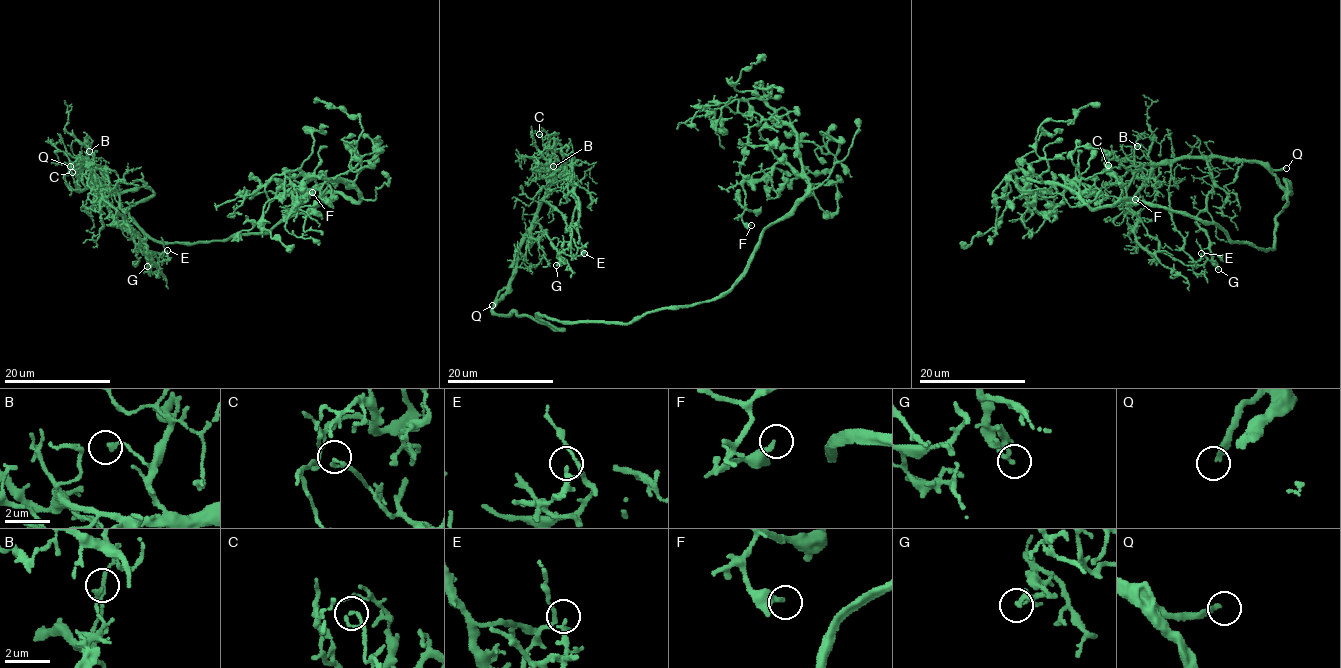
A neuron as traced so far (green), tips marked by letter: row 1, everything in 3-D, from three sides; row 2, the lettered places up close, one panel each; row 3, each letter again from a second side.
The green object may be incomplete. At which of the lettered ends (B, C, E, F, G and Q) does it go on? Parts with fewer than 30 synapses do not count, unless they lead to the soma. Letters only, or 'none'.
Q

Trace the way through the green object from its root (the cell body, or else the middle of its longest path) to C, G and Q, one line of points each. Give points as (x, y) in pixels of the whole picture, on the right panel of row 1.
C: (1266, 250), (1286, 180), (1291, 191), (1259, 163), (1174, 158), (1117, 179), (1108, 165)
G: (1266, 250), (1275, 248), (1287, 181), (1289, 194), (1259, 163), (1212, 158), (1212, 192), (1196, 221), (1218, 269)
Q: (1266, 250), (1275, 248), (1275, 217), (1290, 193), (1283, 197), (1286, 180), (1291, 191), (1267, 166), (1286, 168)

